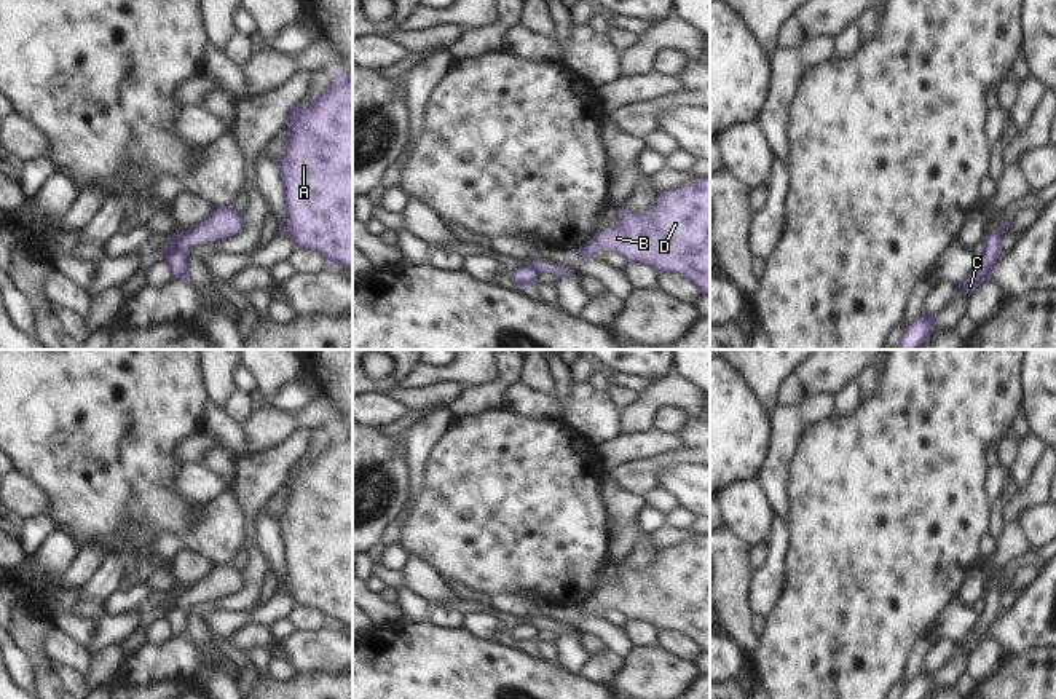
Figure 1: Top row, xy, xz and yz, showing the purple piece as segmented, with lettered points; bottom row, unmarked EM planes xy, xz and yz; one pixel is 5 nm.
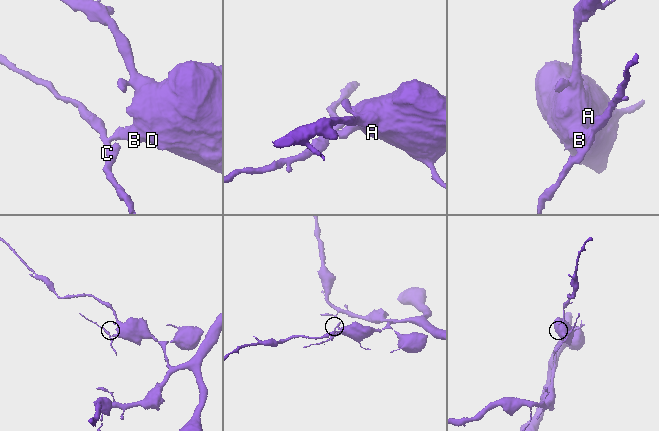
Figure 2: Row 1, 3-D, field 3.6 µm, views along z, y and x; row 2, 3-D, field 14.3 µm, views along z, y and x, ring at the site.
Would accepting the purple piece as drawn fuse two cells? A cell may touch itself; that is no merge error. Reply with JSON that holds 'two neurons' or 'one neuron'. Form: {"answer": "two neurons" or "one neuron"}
{"answer": "two neurons"}

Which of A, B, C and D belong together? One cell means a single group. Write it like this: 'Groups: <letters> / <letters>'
Groups: A B D / C.

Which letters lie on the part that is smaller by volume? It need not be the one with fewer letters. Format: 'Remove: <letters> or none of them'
Remove: C

